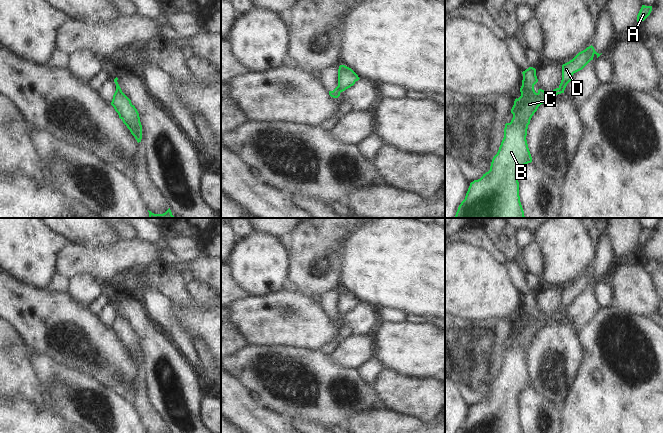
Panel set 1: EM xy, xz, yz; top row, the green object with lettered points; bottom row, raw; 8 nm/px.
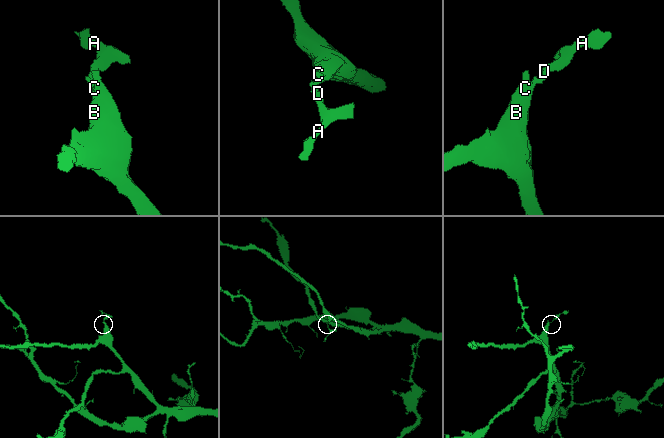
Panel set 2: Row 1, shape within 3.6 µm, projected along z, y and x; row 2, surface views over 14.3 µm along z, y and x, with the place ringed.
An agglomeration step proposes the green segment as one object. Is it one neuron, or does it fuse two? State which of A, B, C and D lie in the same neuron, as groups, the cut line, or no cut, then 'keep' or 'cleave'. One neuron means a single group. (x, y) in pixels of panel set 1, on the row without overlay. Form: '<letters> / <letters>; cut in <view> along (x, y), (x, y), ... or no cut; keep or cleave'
A D / B C; cut in yz along (537, 317), (547, 322); cleave

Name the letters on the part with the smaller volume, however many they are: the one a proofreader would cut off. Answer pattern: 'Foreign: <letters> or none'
Foreign: A, D

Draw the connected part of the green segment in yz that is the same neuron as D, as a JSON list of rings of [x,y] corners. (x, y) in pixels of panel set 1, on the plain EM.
[[[591,269],[579,276],[572,284],[563,288],[562,304],[559,311],[553,314],[553,318],[558,319],[564,317],[567,308],[572,304],[573,298],[582,294],[591,284],[593,284],[595,278],[597,279],[597,282],[601,279],[597,277]]]

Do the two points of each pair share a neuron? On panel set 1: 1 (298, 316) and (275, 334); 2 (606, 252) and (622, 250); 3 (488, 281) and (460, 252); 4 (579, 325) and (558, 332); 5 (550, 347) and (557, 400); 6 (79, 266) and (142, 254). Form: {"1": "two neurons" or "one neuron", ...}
{"1": "one neuron", "2": "two neurons", "3": "one neuron", "4": "two neurons", "5": "one neuron", "6": "one neuron"}

